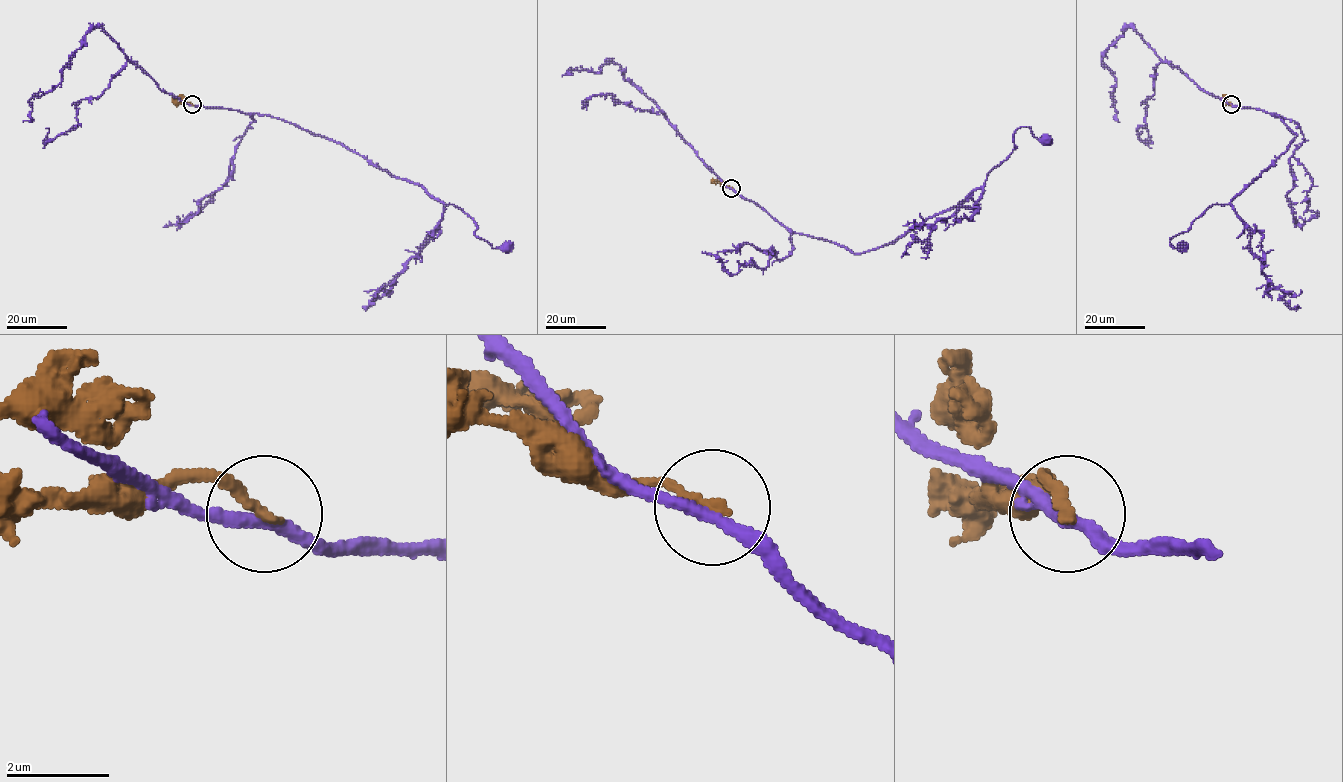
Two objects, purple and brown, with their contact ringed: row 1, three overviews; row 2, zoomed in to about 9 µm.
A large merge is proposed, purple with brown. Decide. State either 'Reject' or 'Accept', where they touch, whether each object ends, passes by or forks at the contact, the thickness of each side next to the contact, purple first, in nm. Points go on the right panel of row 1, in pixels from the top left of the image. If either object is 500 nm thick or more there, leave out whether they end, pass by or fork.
Reject. Place: (1231, 104). At the ring purple passes by. At the ring brown ends. Thickness 240 nm (purple) against 220 nm

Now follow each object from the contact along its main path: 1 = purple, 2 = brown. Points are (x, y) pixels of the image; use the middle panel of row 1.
1: (730, 188), (795, 233), (860, 253), (894, 242), (980, 188), (1016, 147), (1019, 128), (1029, 127), (1045, 140)
2: (731, 188), (714, 181), (724, 182)

